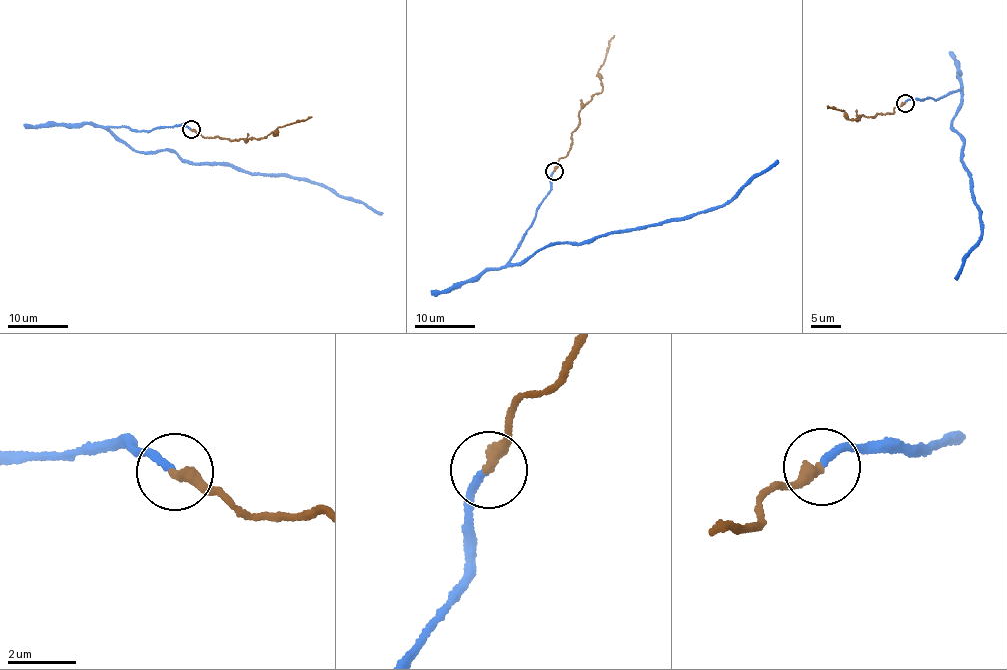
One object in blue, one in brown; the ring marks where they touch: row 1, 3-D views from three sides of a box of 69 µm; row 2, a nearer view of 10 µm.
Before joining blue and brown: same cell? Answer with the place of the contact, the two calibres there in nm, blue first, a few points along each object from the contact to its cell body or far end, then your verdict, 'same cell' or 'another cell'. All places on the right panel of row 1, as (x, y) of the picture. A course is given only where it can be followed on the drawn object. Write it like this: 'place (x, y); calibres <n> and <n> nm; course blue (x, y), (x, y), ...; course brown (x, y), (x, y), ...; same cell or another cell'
place (905, 103); calibres 200 and 360 nm; course blue (905, 103), (954, 91), (962, 99), (952, 126), (964, 143), (961, 158), (984, 225), (954, 278); course brown (905, 103), (895, 106), (890, 114), (864, 116), (857, 120), (827, 106); another cell

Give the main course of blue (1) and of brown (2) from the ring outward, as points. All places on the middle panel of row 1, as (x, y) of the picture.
1: (554, 171), (511, 263), (517, 263), (547, 246), (580, 244), (713, 210), (777, 159)
2: (554, 171), (557, 160), (568, 151), (579, 114), (602, 91), (598, 73), (614, 34)

